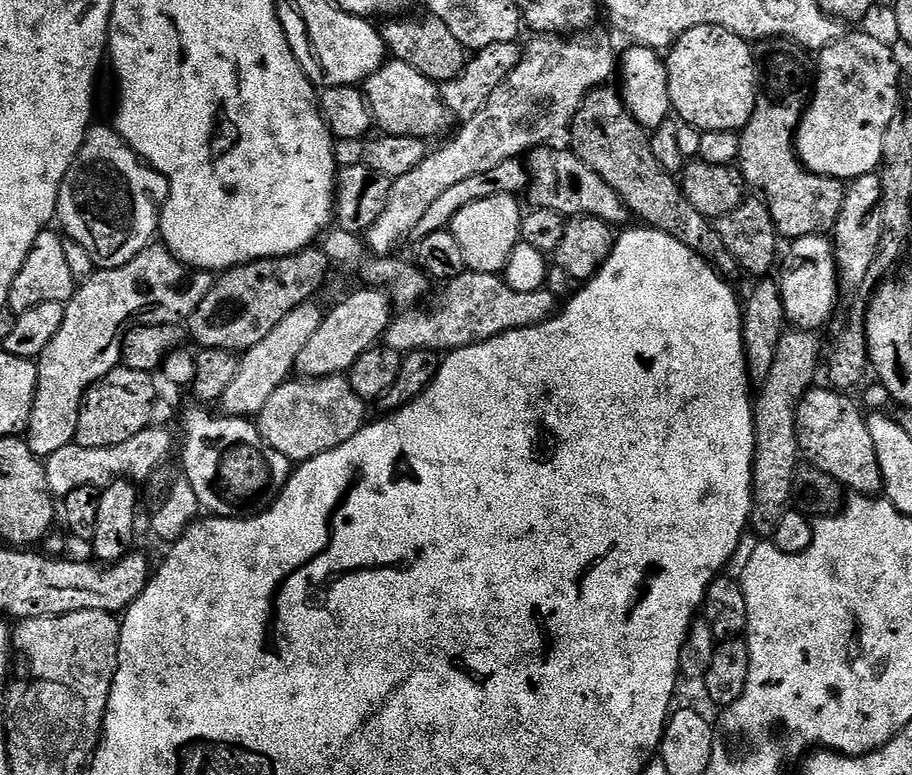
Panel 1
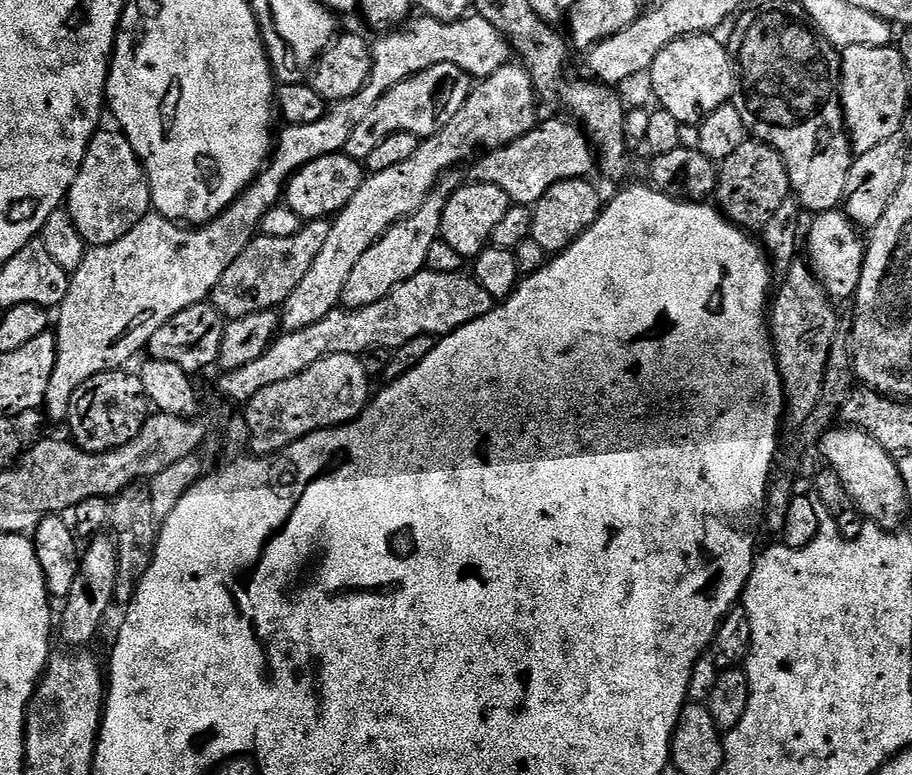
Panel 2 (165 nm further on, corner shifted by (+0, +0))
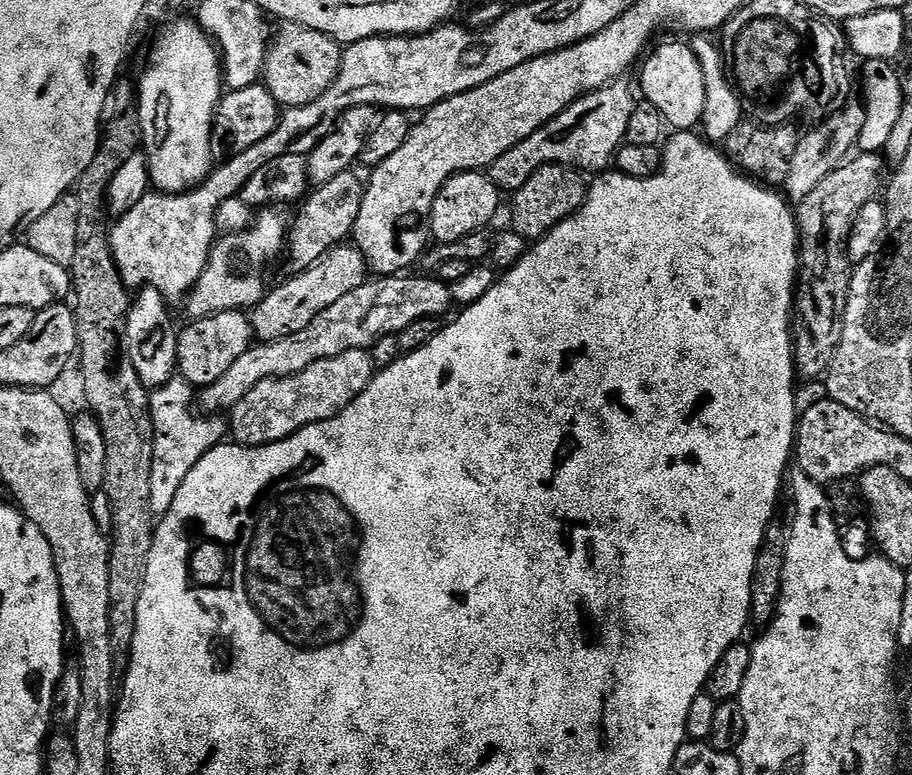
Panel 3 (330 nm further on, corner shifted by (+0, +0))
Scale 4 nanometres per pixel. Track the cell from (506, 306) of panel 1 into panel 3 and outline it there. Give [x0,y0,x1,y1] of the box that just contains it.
[198,274,453,414]

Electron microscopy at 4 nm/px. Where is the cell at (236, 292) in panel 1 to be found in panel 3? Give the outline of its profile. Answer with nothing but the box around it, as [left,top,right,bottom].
[286,170,365,273]

